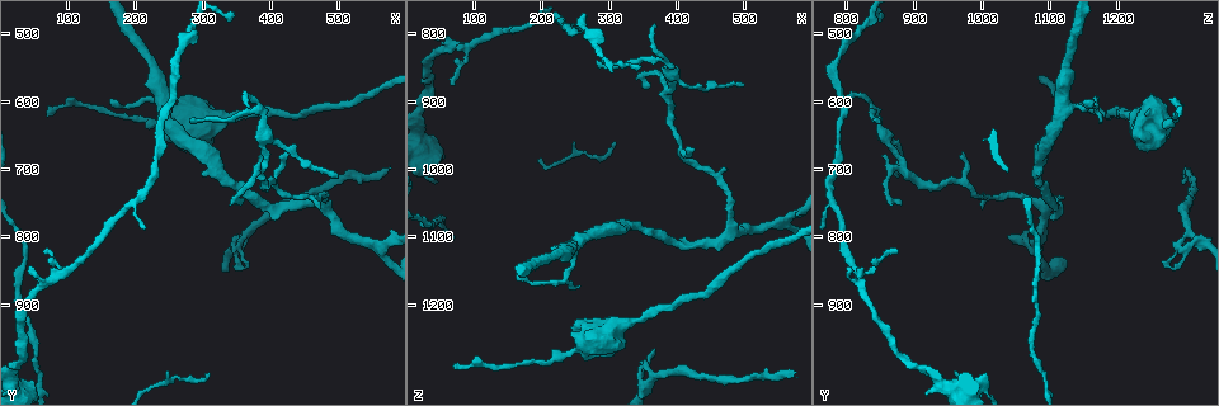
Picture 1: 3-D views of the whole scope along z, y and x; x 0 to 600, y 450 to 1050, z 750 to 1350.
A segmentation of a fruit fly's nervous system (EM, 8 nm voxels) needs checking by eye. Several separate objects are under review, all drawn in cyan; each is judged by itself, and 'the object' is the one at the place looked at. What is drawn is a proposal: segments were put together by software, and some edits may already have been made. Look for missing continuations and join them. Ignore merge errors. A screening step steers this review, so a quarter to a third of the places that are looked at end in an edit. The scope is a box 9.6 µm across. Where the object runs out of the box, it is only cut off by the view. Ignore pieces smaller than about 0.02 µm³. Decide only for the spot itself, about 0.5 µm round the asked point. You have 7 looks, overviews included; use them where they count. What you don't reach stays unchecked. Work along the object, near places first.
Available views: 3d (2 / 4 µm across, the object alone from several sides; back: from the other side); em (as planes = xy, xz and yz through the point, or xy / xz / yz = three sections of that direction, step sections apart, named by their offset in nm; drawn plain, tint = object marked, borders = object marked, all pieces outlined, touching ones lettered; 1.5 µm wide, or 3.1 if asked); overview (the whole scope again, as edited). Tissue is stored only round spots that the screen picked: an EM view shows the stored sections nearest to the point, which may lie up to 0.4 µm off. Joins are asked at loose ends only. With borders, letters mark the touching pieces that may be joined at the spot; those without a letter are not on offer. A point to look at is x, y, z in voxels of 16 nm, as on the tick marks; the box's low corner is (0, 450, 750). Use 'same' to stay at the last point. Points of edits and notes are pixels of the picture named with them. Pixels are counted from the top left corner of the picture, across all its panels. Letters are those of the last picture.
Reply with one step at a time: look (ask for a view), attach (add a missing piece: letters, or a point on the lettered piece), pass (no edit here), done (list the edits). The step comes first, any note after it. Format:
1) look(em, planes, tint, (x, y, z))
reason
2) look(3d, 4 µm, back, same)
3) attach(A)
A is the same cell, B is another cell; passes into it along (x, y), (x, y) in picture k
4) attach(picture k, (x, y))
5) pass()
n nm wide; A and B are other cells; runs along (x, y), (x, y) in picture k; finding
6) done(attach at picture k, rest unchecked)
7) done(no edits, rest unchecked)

look(3d, 4 µm, (280, 630, 840))

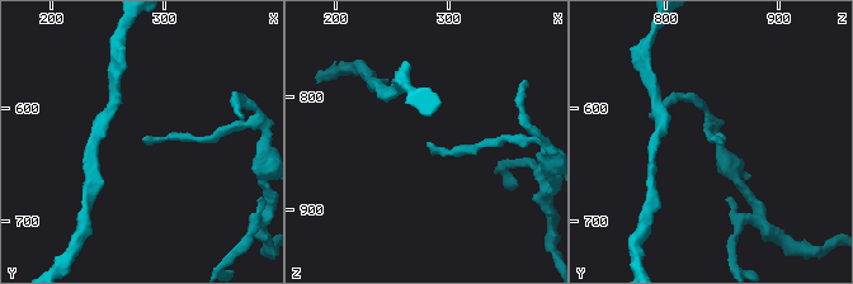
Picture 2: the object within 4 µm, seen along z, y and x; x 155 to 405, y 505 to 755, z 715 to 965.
look(em, xz, step 8, tint, (282, 626, 840))
need the tissue

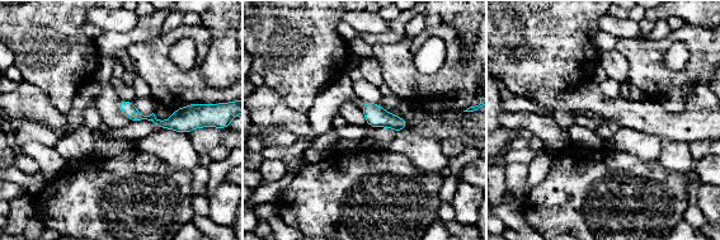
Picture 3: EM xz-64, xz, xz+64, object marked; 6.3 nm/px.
look(em, planes, borders, same)

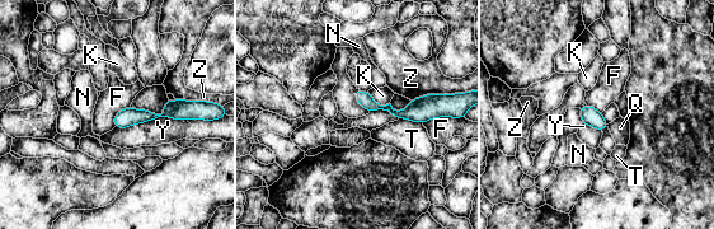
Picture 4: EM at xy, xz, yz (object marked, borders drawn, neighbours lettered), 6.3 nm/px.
pass()
Y touches over 550 nm; F, K, N, Q, T, Y and Z are other cells; runs along (358, 94), (394, 113), (432, 103) in picture 4; none of them fits

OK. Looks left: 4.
look(em, yz, step 4, borders, (45, 845, 805))
an open end

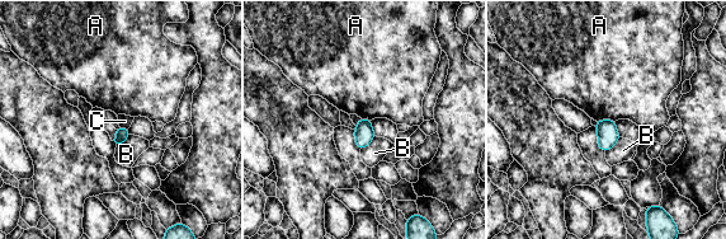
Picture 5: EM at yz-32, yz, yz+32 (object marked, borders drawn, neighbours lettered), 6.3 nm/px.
look(em, planes, borders, same)
cut it another way

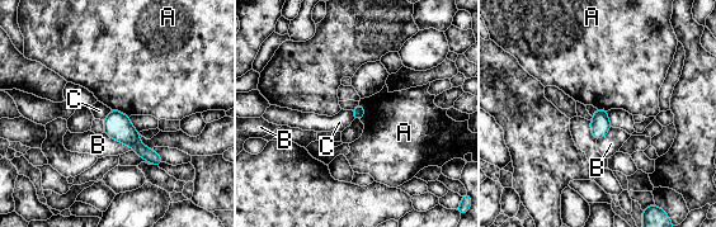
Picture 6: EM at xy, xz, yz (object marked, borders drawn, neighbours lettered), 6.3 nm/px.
pass()
A, B and C are other cells; border along (111, 109), (103, 119) in picture 6; none of them fits

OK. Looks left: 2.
done(no edits, rest unchecked)

